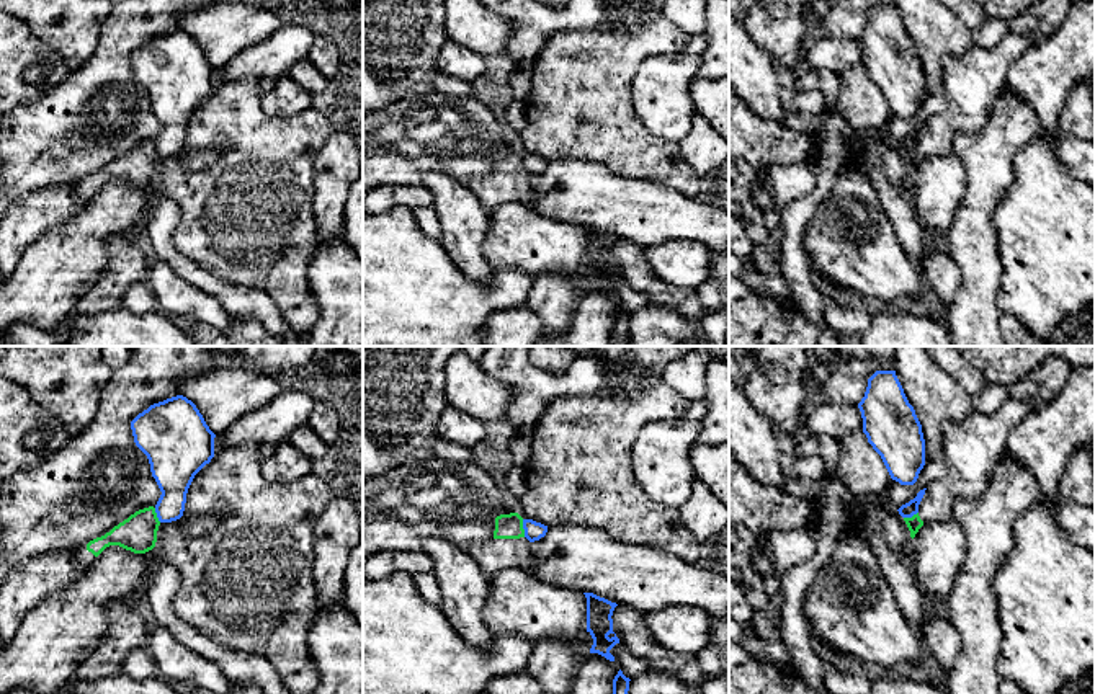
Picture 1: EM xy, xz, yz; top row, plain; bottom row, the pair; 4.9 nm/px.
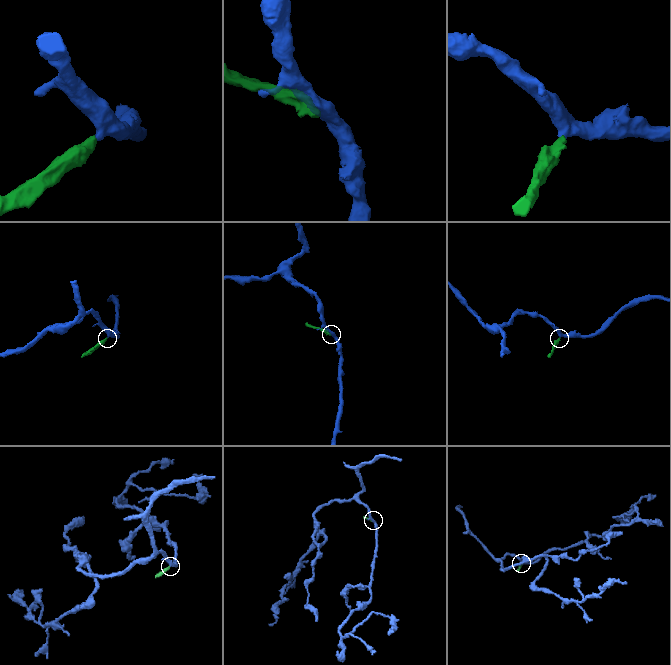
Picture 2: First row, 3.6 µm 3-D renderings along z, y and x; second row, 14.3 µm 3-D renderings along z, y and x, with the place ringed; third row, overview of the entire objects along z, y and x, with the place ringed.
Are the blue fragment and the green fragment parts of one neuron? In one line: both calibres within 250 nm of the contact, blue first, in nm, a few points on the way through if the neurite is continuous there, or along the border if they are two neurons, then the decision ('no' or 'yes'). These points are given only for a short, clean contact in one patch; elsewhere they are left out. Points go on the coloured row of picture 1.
100 nm thick on the blue side, 130 nm on the other; border along xz (522, 520), (525, 536); no

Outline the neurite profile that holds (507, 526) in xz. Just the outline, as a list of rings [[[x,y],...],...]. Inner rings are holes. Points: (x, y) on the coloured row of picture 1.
[[[518,513],[500,514],[495,518],[494,539],[525,537],[523,518]]]

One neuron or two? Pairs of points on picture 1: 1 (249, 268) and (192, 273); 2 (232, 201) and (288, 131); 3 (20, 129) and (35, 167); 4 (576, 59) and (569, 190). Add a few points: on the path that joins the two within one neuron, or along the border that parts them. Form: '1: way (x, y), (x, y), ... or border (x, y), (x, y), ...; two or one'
1: border (175, 249), (206, 271), (242, 286); two
2: way (250, 183), (280, 149); one
3: way (30, 139), (31, 157); one
4: border (548, 160), (592, 160), (608, 170); two

